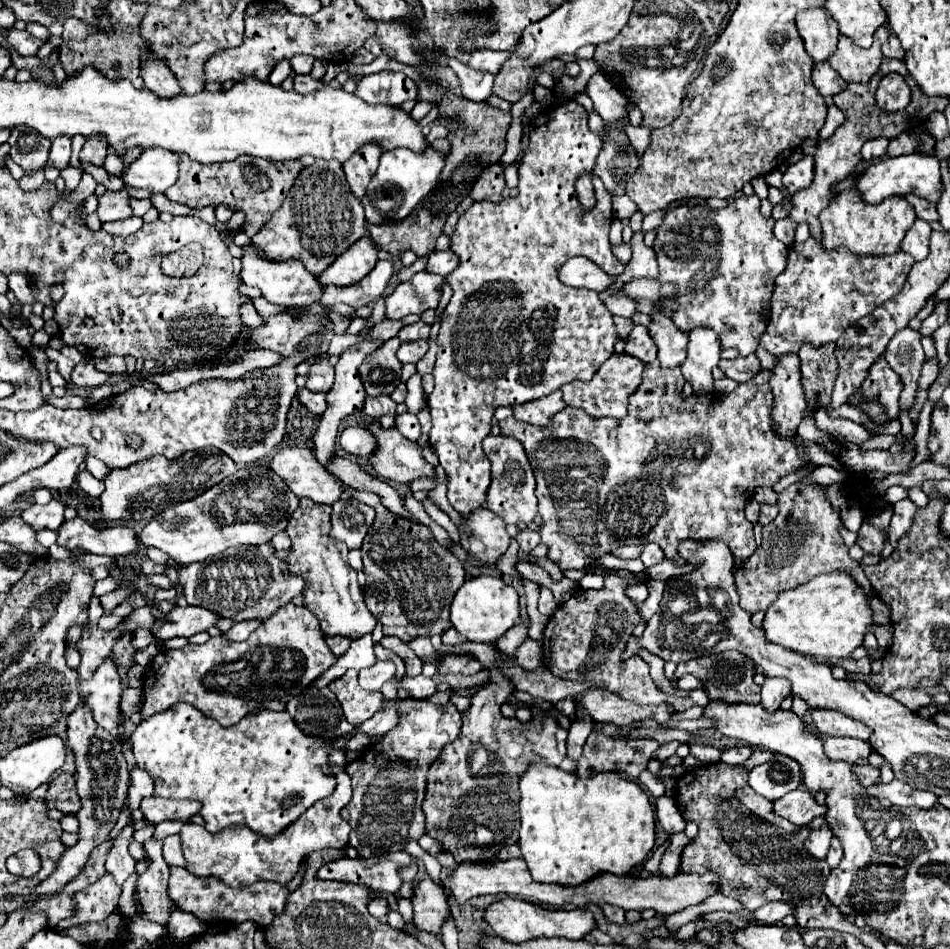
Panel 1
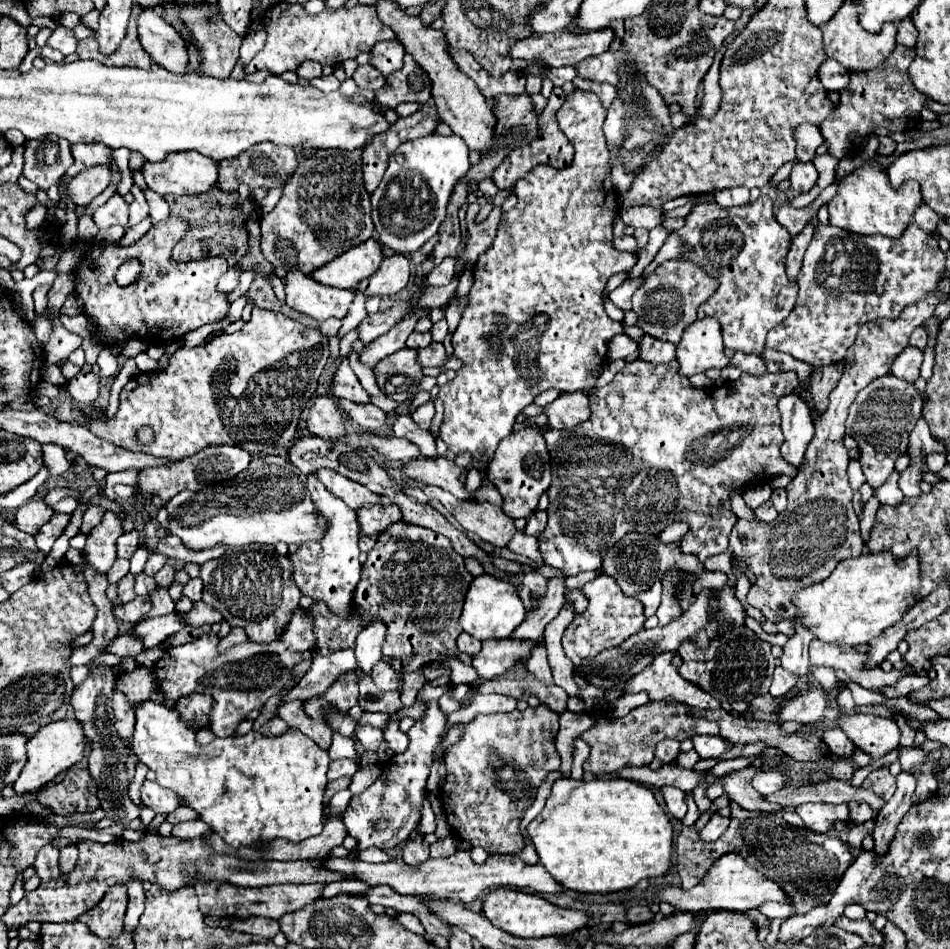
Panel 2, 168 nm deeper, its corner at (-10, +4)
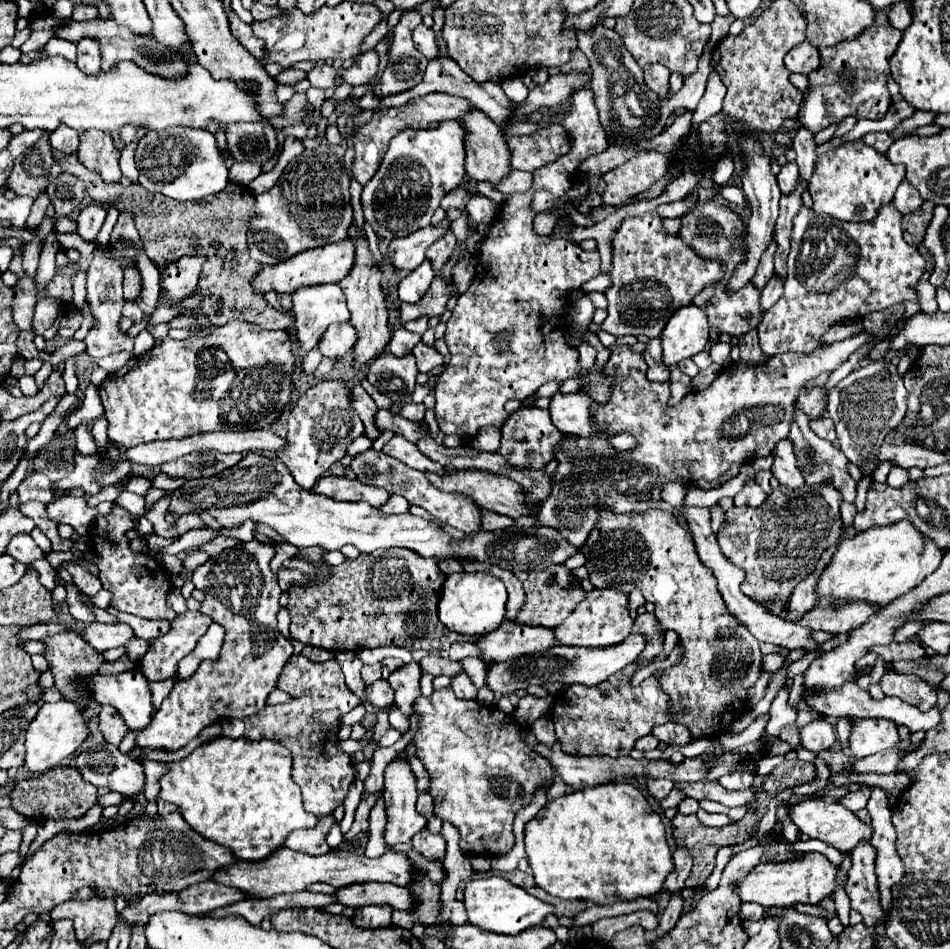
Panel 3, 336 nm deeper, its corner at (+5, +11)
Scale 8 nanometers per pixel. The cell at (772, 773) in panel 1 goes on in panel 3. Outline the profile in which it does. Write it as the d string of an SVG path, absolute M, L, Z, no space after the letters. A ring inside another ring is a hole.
M739 770L719 778L719 784L727 790L745 790L745 788L751 788L751 782L753 782L753 774L751 772L739 772Z

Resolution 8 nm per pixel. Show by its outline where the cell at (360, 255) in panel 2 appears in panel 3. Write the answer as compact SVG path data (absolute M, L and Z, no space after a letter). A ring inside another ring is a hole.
M343 240L341 244L325 244L325 248L315 248L313 252L301 252L301 256L293 256L293 260L285 260L285 264L275 264L273 268L261 268L253 278L253 290L257 294L293 294L297 288L317 286L317 284L337 284L341 282L355 260L355 246L351 240Z

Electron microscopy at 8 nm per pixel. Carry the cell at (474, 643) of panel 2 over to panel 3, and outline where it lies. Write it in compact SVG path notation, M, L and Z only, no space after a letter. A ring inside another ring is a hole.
M453 644L449 648L449 660L455 660L455 662L461 662L463 658L479 658L481 656L481 650L477 648L477 644Z

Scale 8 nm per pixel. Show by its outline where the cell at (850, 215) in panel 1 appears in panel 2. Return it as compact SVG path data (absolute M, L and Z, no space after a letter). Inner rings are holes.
M862 163L850 175L840 179L840 189L834 199L828 203L830 225L836 225L844 231L852 231L856 235L884 235L898 239L912 221L916 207L922 205L920 185L916 181L906 181L898 189L894 189L886 177L886 171L876 163Z

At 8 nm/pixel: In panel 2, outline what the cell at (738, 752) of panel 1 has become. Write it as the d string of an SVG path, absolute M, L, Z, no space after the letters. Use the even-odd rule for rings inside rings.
M700 735L700 737L692 737L692 743L694 743L694 749L696 753L702 757L702 759L724 759L724 755L732 749L730 745L726 745L726 741L720 737L720 735Z

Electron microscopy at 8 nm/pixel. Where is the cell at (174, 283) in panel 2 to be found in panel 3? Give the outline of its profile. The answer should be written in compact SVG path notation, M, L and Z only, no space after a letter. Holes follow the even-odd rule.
M183 256L169 264L161 274L161 288L165 290L165 296L159 298L159 304L179 302L193 294L203 264L205 264L203 256Z

